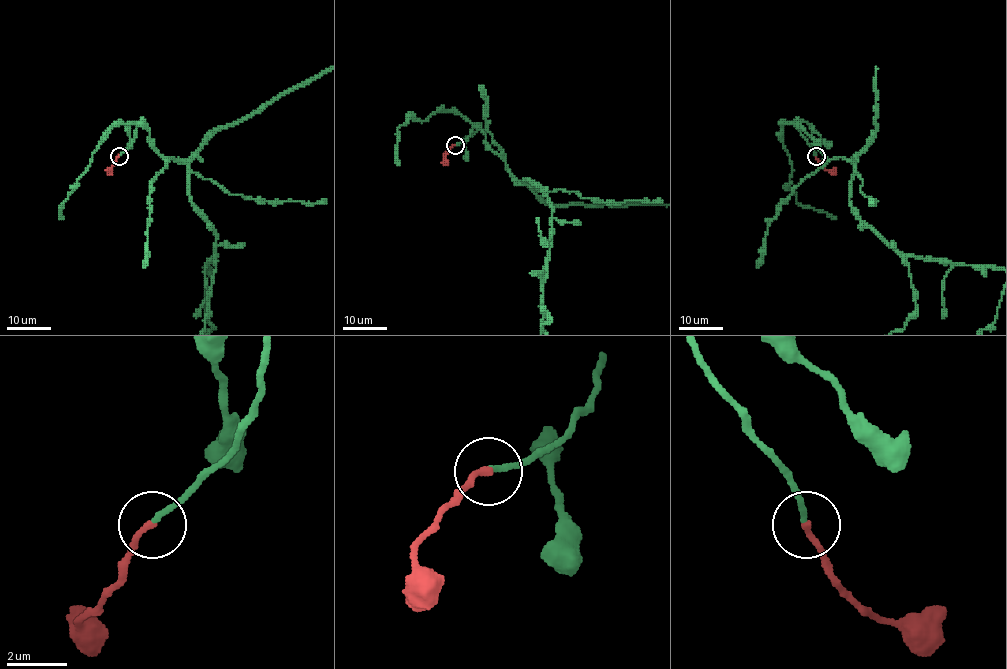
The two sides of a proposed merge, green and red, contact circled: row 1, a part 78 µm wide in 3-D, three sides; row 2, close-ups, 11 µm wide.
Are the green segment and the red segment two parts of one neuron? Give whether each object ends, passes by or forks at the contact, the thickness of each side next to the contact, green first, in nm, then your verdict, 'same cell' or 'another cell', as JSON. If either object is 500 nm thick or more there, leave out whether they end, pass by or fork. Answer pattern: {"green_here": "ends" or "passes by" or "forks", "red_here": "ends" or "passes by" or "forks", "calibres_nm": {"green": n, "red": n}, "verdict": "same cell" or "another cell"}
{"green_here": "ends", "red_here": "ends", "calibres_nm": {"green": 180, "red": 240}, "verdict": "same cell"}

